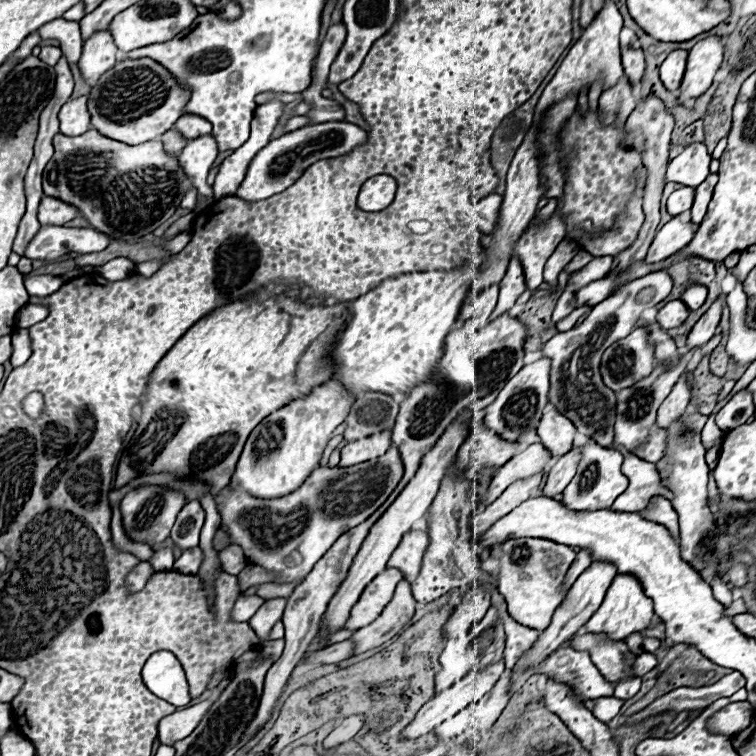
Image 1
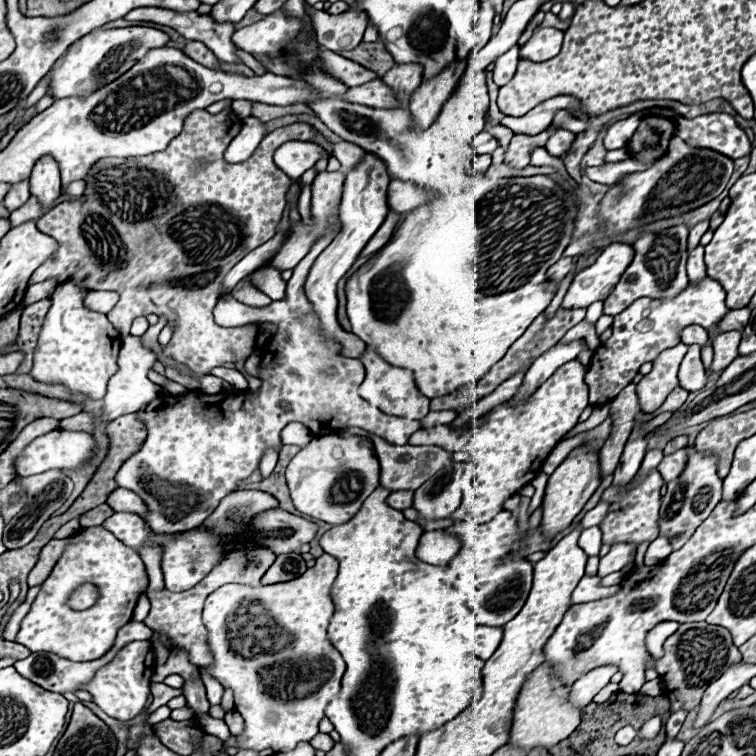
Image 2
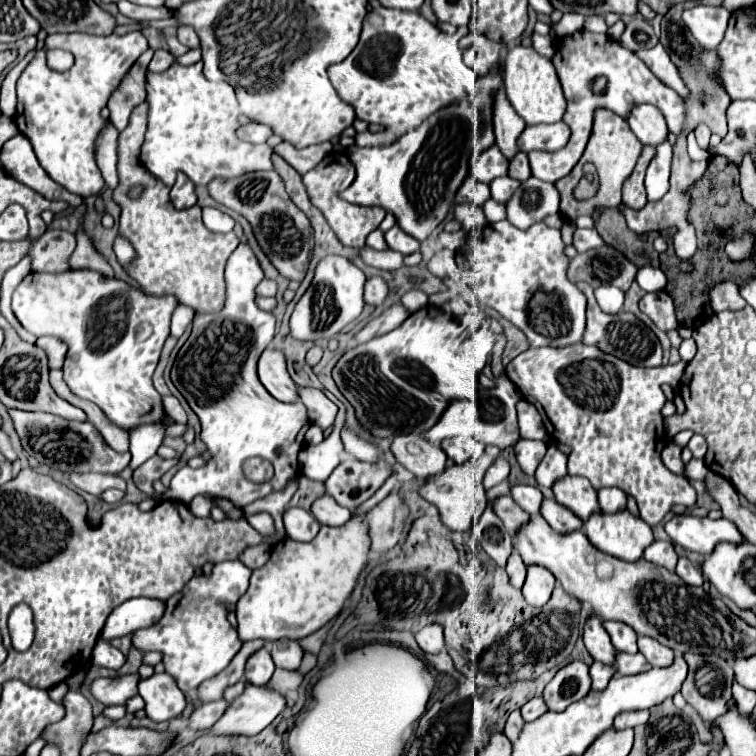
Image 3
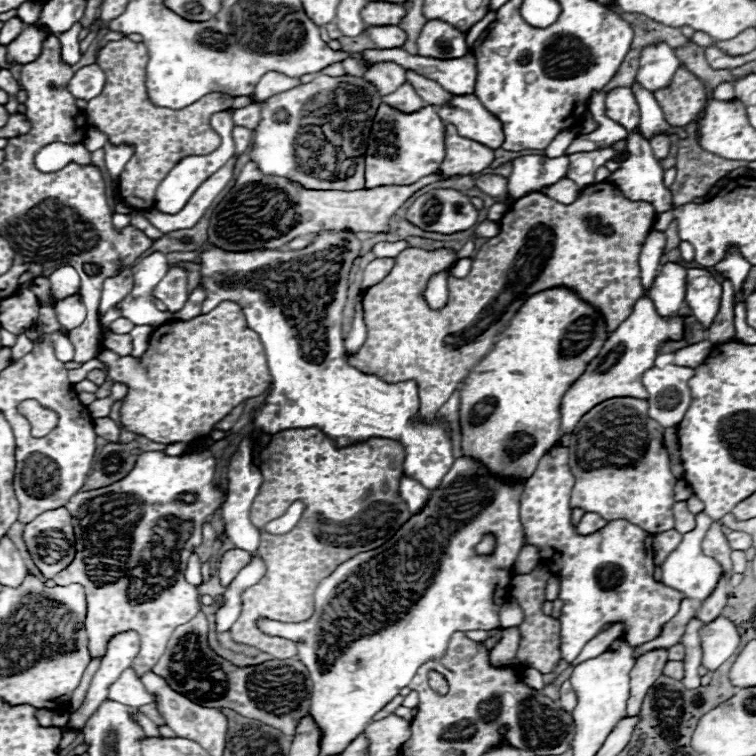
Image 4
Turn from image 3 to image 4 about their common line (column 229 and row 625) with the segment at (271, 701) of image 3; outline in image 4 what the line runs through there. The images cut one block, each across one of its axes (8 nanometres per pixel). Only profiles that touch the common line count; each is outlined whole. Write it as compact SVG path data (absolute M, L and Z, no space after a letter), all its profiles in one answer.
M720 616L714 622L700 628L700 640L702 640L702 666L708 672L718 670L740 646L740 634L728 618Z

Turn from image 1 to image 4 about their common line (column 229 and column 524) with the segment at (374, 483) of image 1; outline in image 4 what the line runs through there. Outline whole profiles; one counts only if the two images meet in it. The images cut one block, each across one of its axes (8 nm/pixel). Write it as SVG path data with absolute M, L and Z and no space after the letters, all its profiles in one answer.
M556 442L552 450L540 460L536 472L528 480L528 484L522 490L520 498L520 520L524 528L524 538L528 544L534 544L540 548L542 562L560 578L560 600L564 602L560 612L560 624L562 624L562 636L560 636L560 648L562 648L562 660L572 664L584 644L592 640L606 624L622 624L622 638L628 640L628 644L642 646L648 640L654 640L664 624L676 616L680 610L680 602L684 600L682 592L676 592L662 582L654 580L654 550L652 550L652 534L644 532L642 528L626 522L626 520L614 520L608 522L606 528L602 528L596 534L580 536L576 528L572 526L572 510L570 510L570 492L574 486L574 476L568 466L568 450Z

